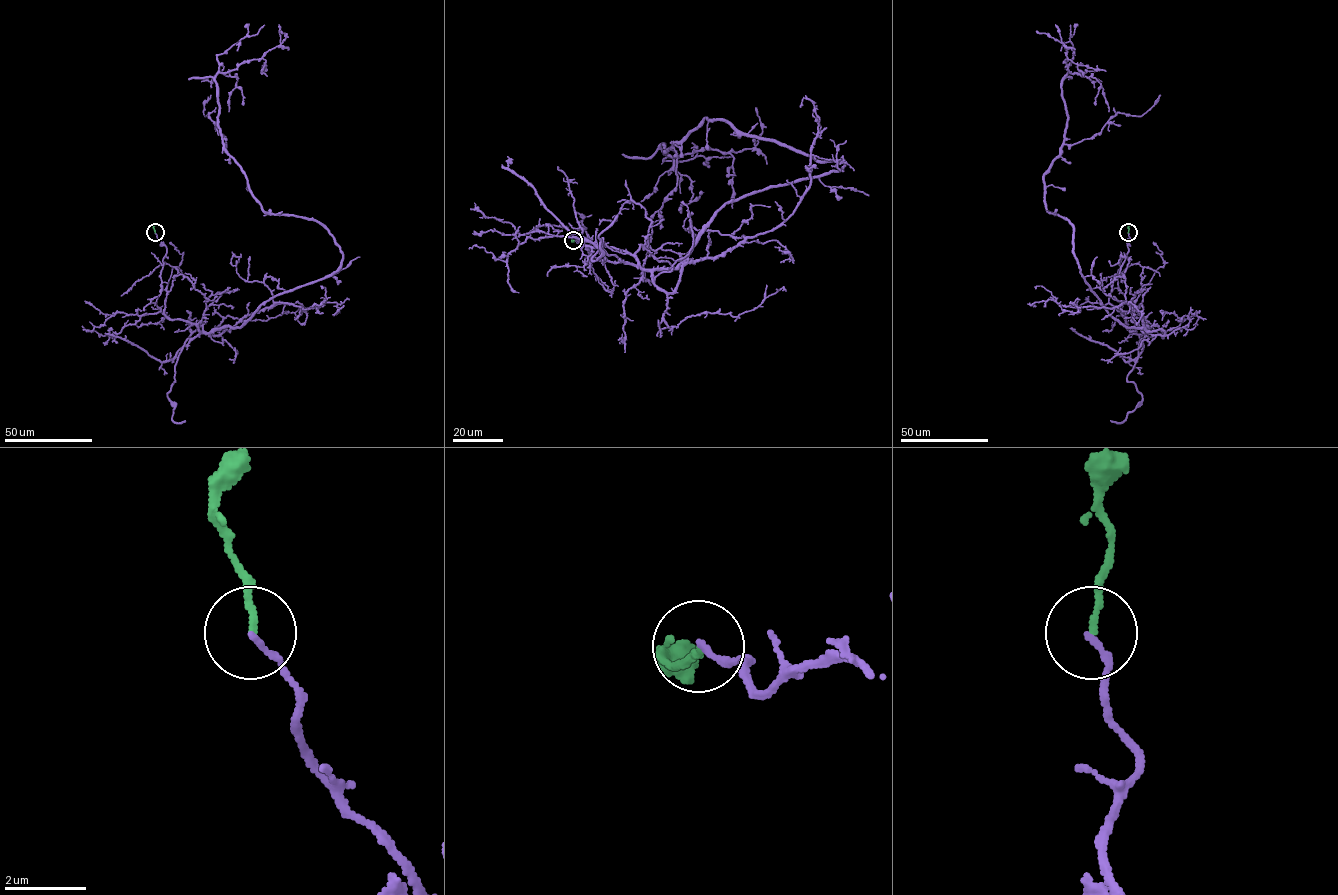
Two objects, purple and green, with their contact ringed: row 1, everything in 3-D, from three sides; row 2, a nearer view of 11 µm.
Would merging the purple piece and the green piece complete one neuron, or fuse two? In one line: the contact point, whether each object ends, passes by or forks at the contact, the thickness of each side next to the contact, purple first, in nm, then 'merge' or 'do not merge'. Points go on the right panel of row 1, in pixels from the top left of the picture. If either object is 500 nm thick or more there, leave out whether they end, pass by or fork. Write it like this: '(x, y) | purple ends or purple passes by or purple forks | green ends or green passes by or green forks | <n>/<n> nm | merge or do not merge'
(1128, 232) | purple ends | green ends | 130/130 nm | merge

